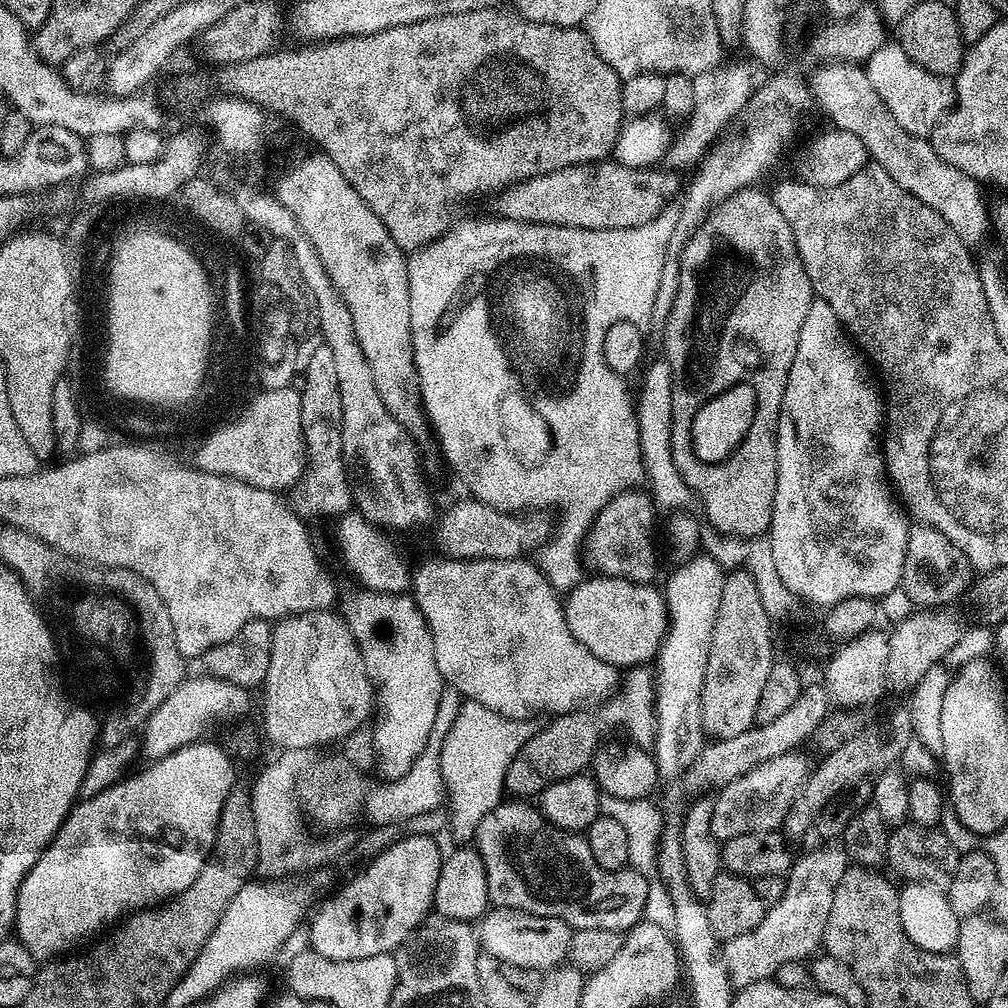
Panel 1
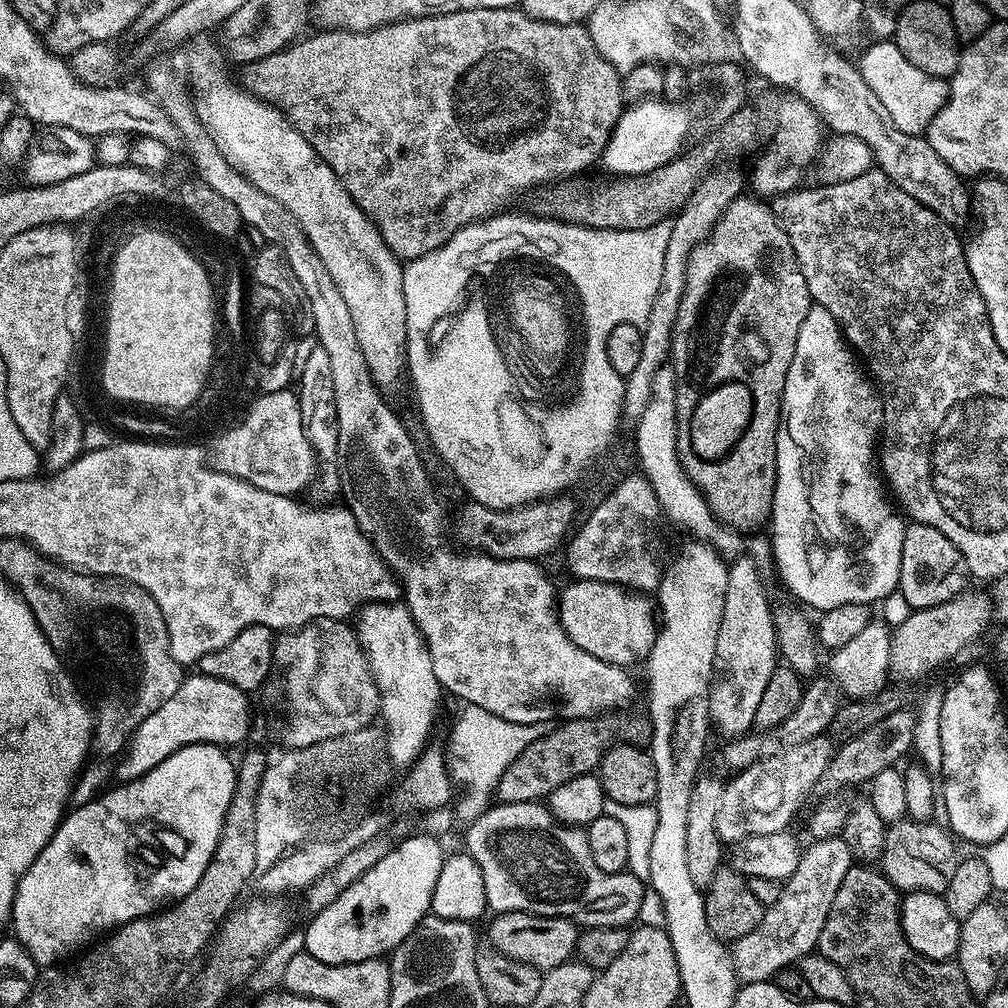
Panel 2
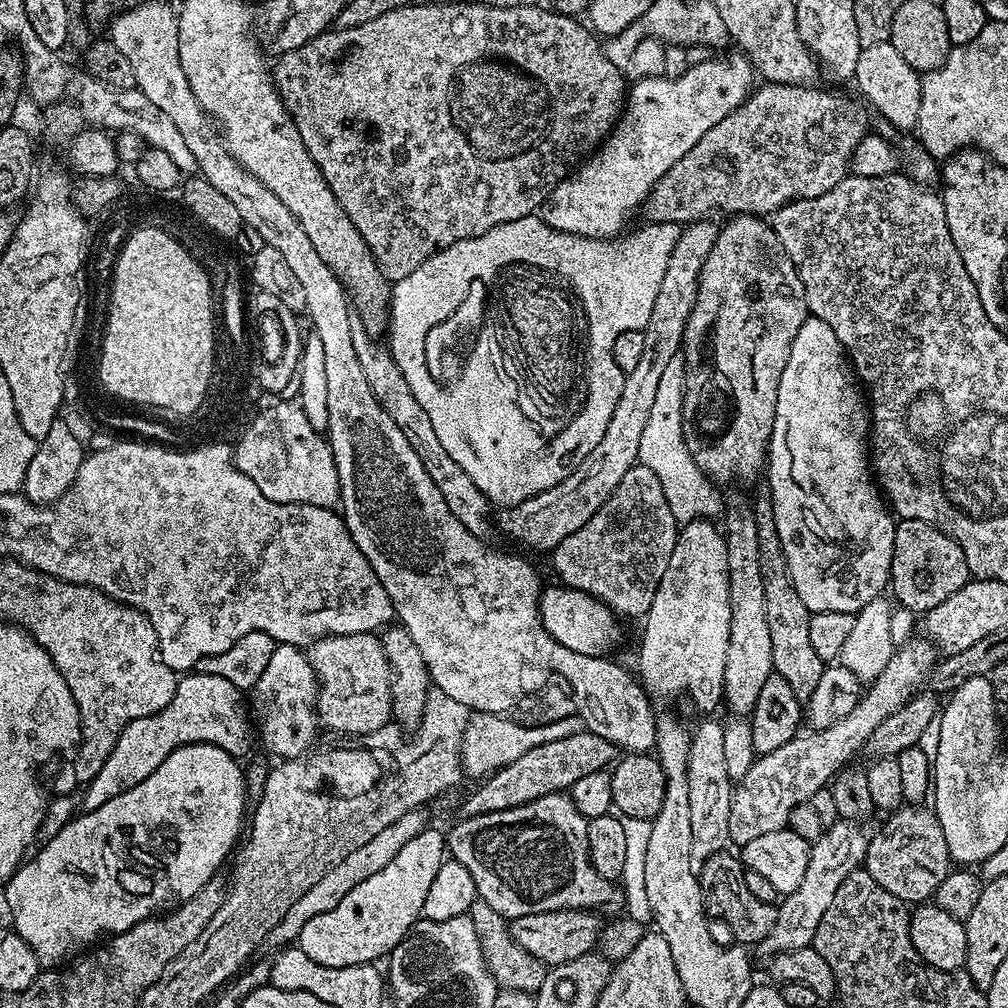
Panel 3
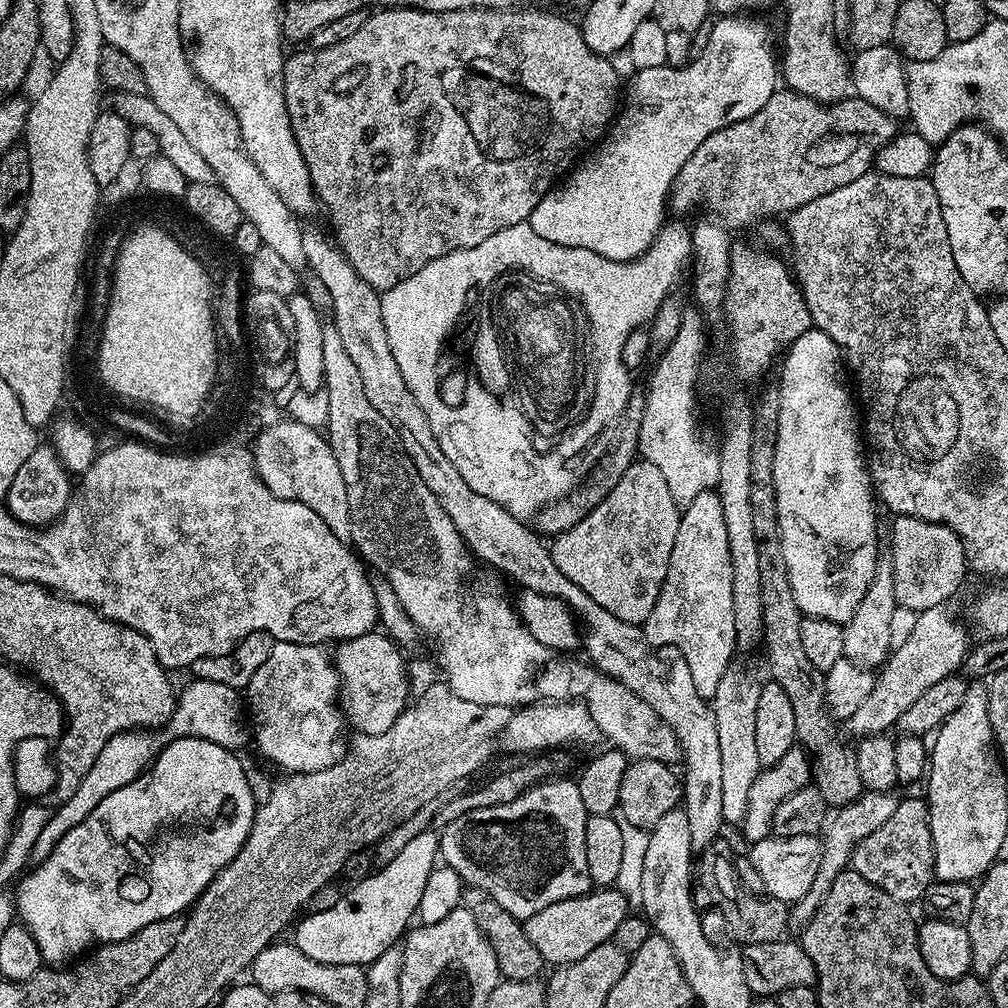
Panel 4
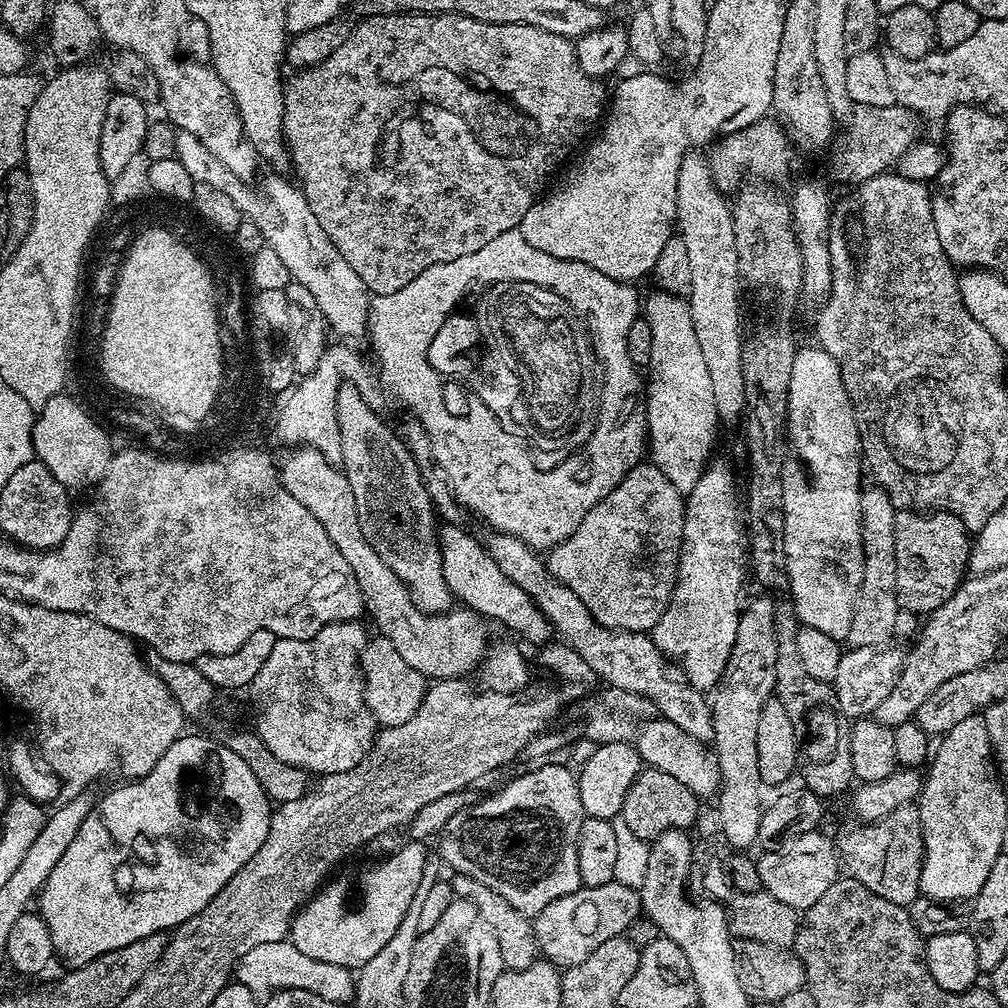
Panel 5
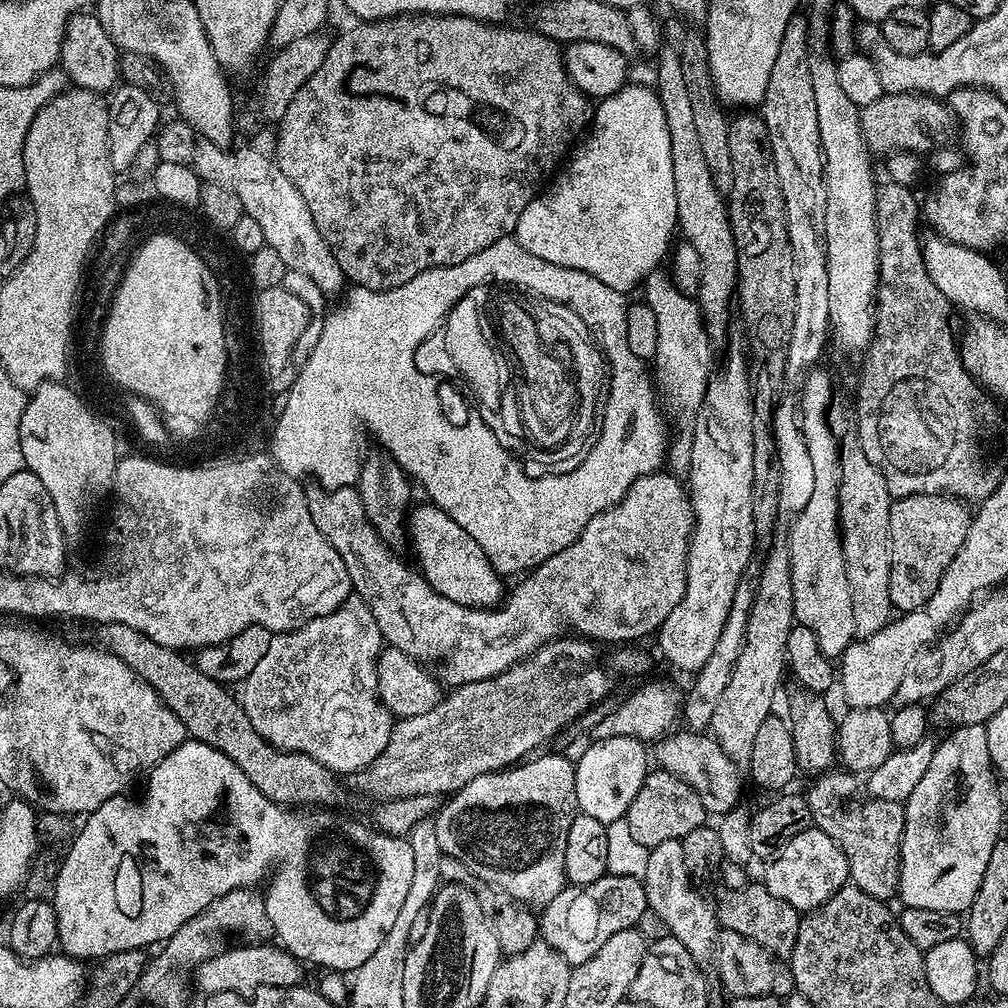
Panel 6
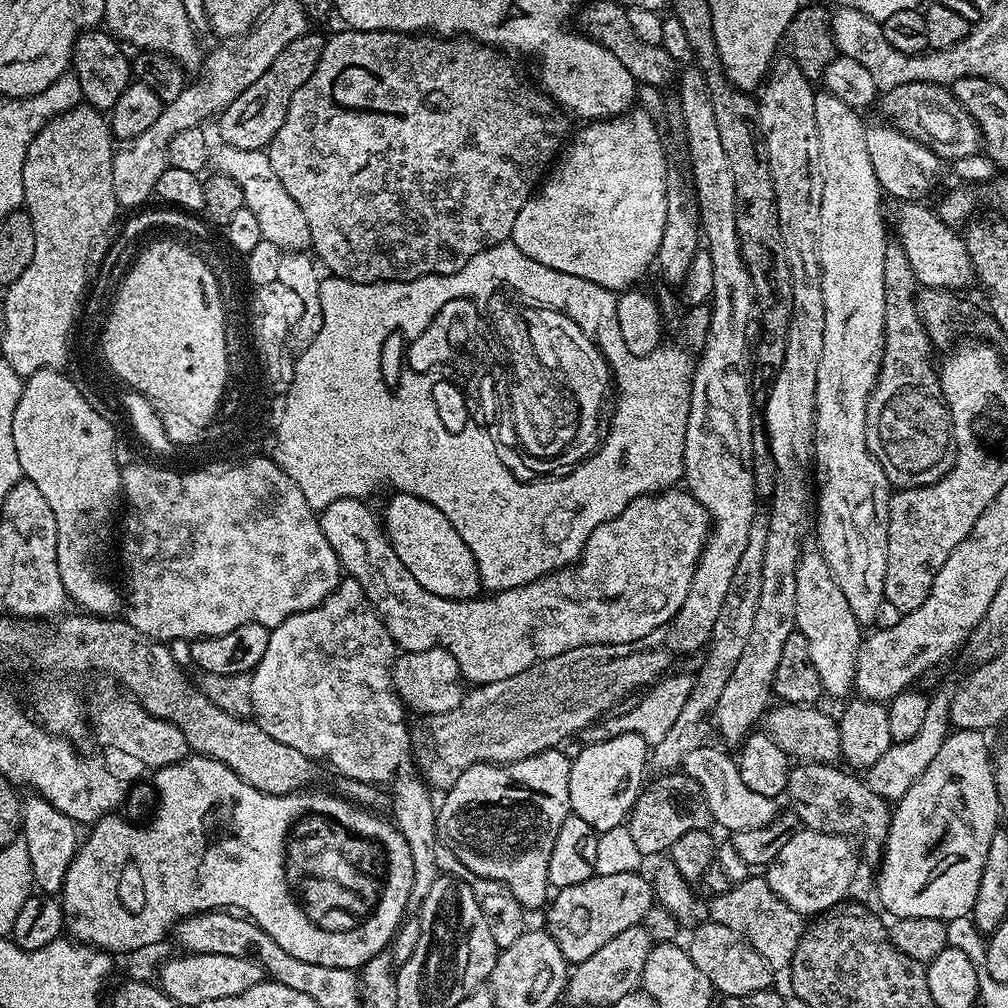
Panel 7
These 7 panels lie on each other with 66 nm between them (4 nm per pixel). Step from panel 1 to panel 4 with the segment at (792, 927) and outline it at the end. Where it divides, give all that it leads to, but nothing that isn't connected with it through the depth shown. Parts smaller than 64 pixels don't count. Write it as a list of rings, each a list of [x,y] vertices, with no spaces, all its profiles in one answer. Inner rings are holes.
[[[866,790],[845,808],[835,809],[834,815],[836,817],[833,815],[827,821],[822,832],[820,865],[818,866],[818,874],[814,878],[814,886],[803,898],[791,905],[790,920],[793,925],[803,926],[807,924],[812,915],[820,909],[822,898],[830,890],[834,878],[838,878],[838,874],[851,865],[854,850],[866,837],[874,834],[874,830],[878,830],[878,826],[882,826],[882,822],[886,822],[886,818],[890,818],[890,814],[894,814],[898,803],[898,796],[896,795],[895,791],[870,792]]]

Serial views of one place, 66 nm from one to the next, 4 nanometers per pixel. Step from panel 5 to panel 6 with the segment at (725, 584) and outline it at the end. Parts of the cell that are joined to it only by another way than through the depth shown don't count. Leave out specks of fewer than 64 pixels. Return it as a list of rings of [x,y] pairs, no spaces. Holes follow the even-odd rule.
[[[732,352],[724,369],[718,371],[708,382],[705,398],[694,412],[696,421],[692,424],[690,437],[690,464],[686,473],[688,496],[692,500],[692,541],[686,558],[686,590],[682,602],[670,610],[666,622],[658,629],[660,652],[676,668],[695,674],[699,672],[710,654],[718,637],[722,635],[722,626],[726,626],[726,614],[730,614],[730,602],[734,602],[734,590],[738,582],[745,579],[748,563],[752,560],[752,551],[758,548],[754,534],[754,510],[751,501],[754,486],[754,426],[752,425],[752,387],[748,381],[748,361],[745,353]]]

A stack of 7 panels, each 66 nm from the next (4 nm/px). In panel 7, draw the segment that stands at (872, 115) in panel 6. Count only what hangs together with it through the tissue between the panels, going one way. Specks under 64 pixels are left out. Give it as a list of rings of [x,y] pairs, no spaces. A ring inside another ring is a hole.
[[[902,82],[902,86],[894,86],[879,93],[879,108],[885,121],[890,122],[902,134],[928,147],[941,161],[951,162],[981,151],[980,128],[958,102],[958,98],[954,98],[943,84]]]

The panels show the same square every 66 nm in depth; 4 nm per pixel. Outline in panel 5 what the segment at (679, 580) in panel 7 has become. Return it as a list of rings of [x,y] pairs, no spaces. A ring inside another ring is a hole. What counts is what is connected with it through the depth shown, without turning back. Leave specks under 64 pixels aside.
[[[296,446],[278,464],[280,481],[322,522],[322,530],[330,534],[330,542],[338,546],[342,558],[346,558],[354,578],[358,578],[360,593],[364,599],[366,616],[376,623],[375,631],[394,645],[402,659],[411,668],[418,670],[429,681],[464,678],[485,659],[484,628],[479,617],[470,610],[449,610],[443,614],[429,614],[412,601],[407,586],[378,558],[374,546],[366,542],[362,526],[358,526],[358,509],[354,506],[354,494],[343,471],[333,461],[327,460],[318,450],[307,446]],[[651,462],[635,464],[582,518],[578,530],[547,553],[550,574],[570,586],[602,626],[651,633],[676,585],[684,501],[658,466]]]

